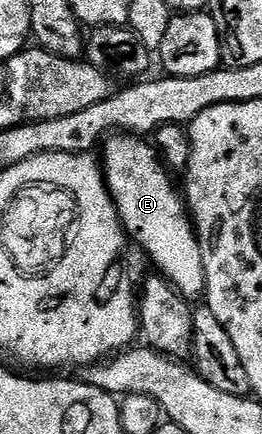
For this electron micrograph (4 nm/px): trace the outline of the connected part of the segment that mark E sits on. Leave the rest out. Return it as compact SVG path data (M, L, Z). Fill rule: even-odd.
M117 133L106 138L103 143L105 147L105 159L103 158L103 170L105 173L105 184L109 186L109 192L121 223L125 226L126 236L133 239L158 263L160 274L169 279L177 288L180 295L190 301L200 300L205 293L205 266L203 265L203 253L197 240L197 232L193 226L192 218L187 210L186 200L182 192L173 188L169 180L171 171L162 160L162 156L152 142L144 138L130 135L128 133Z

